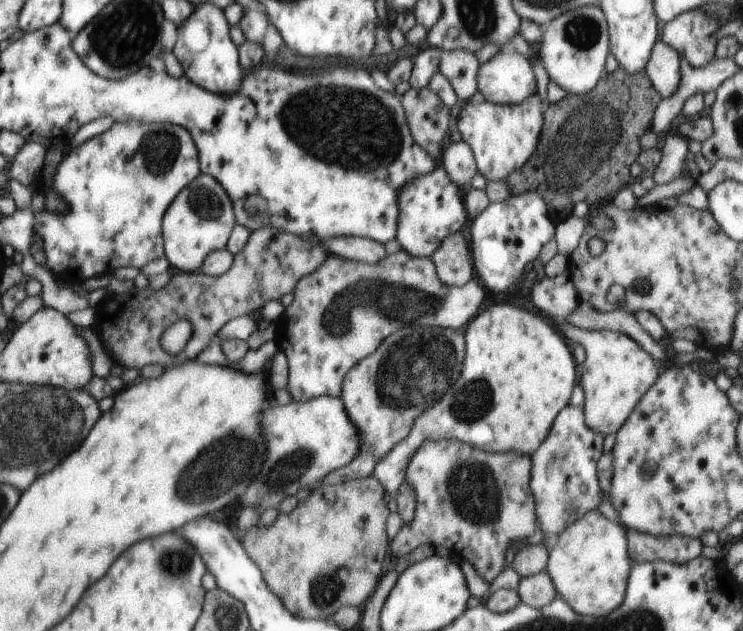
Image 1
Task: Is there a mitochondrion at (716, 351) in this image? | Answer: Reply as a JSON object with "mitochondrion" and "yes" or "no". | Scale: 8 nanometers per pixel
{"mitochondrion":"no"}

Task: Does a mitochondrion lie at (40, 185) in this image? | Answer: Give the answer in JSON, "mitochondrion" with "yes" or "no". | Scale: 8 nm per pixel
{"mitochondrion":"no"}

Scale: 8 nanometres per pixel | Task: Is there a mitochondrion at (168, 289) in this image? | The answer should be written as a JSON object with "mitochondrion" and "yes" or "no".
{"mitochondrion":"no"}

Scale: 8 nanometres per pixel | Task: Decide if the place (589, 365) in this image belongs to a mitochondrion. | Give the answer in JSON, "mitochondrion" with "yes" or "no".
{"mitochondrion":"no"}

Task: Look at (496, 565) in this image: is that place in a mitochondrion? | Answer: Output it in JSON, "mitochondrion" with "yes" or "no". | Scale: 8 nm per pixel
{"mitochondrion":"no"}

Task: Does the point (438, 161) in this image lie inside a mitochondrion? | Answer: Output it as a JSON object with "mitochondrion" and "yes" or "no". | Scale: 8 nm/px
{"mitochondrion":"no"}

